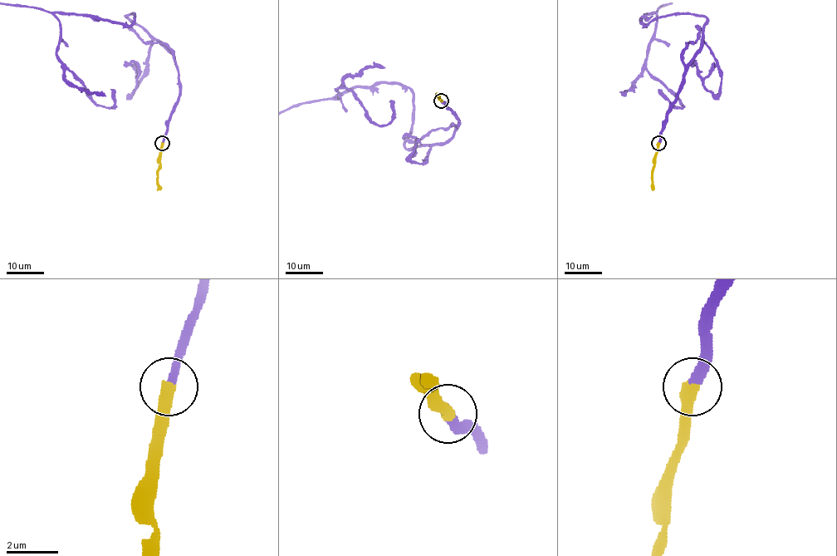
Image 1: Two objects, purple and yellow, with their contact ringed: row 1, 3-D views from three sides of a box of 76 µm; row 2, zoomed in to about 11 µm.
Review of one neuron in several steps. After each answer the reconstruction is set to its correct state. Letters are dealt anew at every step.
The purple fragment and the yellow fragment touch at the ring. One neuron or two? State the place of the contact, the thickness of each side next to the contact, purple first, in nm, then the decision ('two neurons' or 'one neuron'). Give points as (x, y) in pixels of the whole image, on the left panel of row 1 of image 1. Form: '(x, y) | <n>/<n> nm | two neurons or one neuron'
(162, 143) | 360/480 nm | one neuron

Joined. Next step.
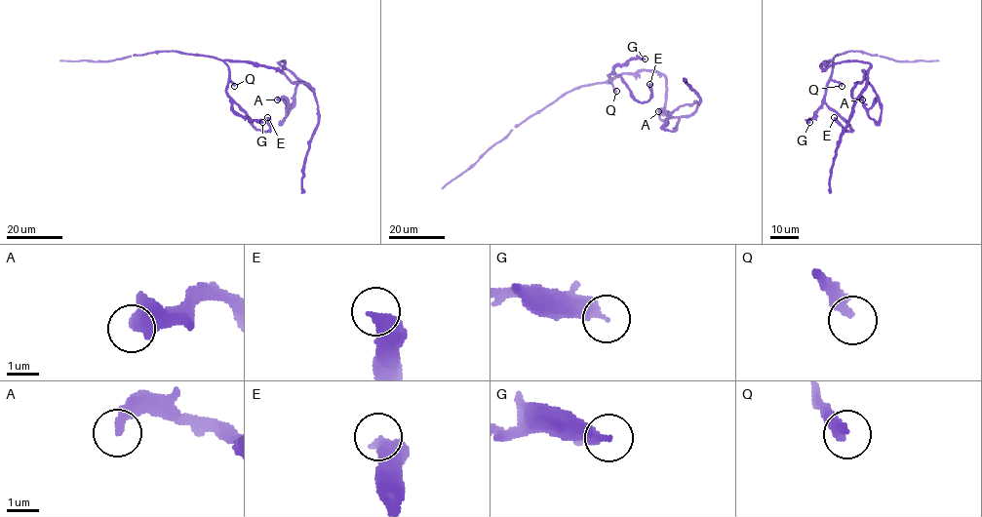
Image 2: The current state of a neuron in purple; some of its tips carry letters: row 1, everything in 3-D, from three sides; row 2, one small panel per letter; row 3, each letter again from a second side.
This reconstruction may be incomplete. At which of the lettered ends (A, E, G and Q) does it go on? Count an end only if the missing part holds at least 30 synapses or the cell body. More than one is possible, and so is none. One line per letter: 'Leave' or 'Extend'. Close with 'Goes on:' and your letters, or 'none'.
A: Leave
E: Leave
G: Leave
Q: Leave
Goes on: none

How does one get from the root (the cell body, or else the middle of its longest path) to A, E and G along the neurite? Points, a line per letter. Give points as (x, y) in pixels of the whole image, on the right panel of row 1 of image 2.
A: (821, 64), (825, 69), (843, 61), (868, 62), (868, 81), (881, 109), (878, 122), (868, 115), (862, 99)
E: (821, 64), (833, 61), (825, 102), (853, 130), (846, 131), (834, 117)
G: (821, 64), (833, 61), (831, 79), (820, 107), (809, 122)

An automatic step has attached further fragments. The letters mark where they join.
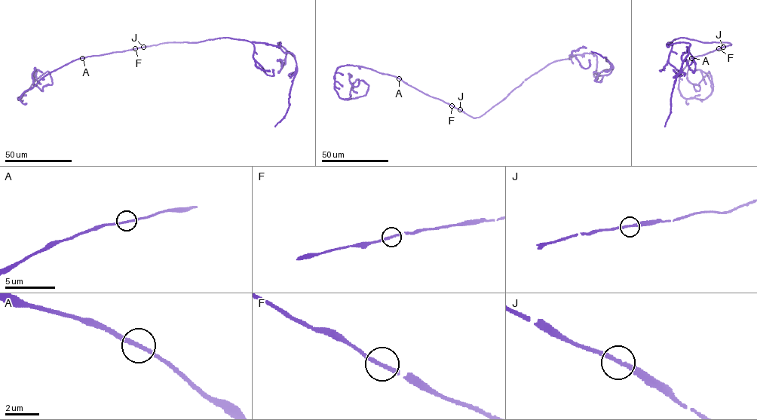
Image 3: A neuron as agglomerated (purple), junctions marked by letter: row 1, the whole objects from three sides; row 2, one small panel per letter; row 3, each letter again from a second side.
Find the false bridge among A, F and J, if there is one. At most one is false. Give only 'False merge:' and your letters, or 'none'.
False merge: none

